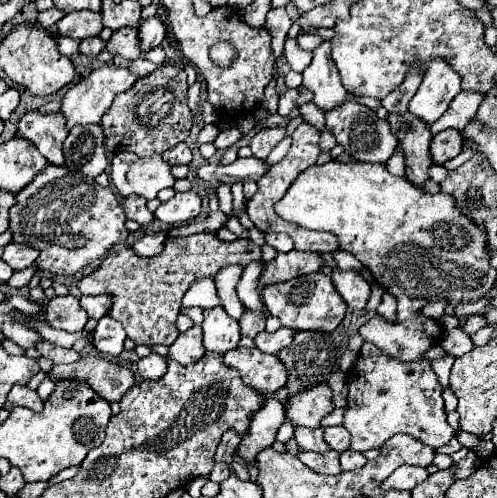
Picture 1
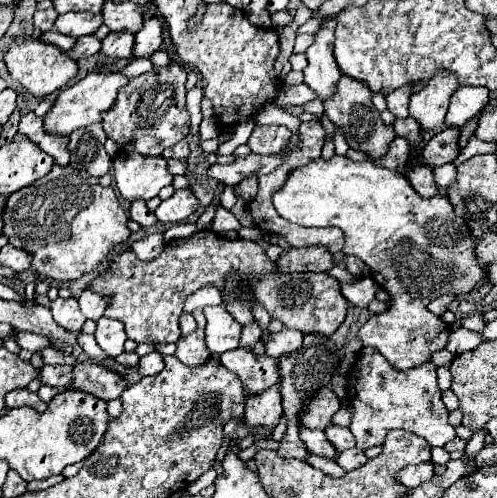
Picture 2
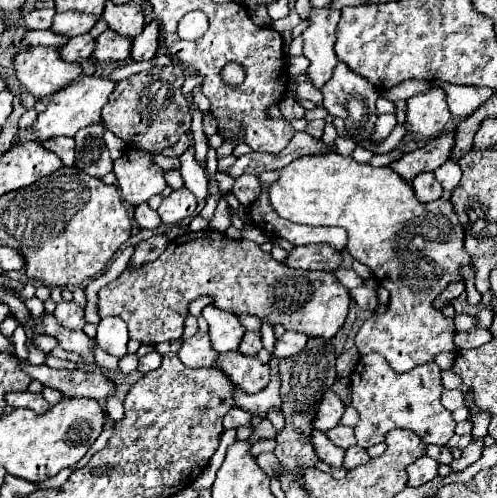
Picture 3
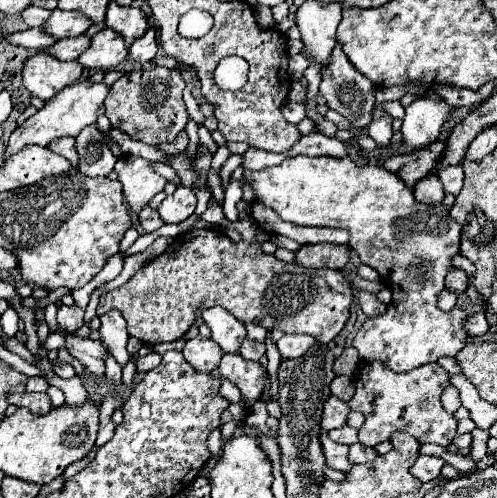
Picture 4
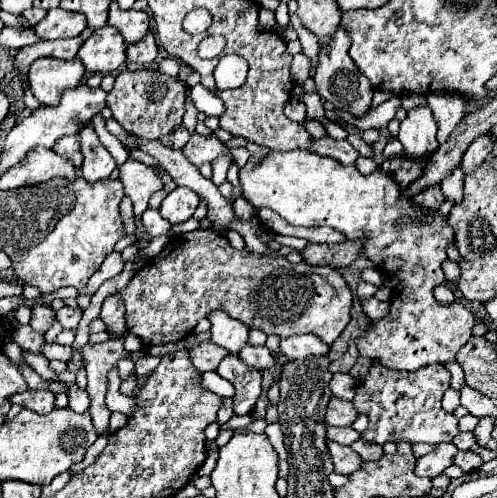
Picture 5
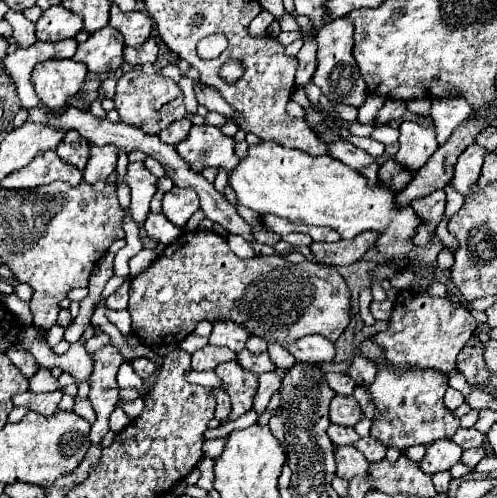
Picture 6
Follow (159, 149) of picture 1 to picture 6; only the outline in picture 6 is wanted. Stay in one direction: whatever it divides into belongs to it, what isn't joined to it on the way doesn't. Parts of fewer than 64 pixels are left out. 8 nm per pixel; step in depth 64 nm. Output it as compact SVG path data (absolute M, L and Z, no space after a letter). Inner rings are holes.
M126 72L118 78L114 108L120 114L120 122L128 126L142 128L146 134L158 134L160 130L168 128L172 122L182 120L186 116L182 104L182 90L178 84L160 72L144 74L144 72Z

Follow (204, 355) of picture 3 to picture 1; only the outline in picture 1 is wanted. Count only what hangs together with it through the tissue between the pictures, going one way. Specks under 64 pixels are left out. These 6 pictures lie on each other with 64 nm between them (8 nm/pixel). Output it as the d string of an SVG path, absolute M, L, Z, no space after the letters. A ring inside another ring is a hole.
M194 324L190 330L182 332L176 342L170 346L168 358L176 360L182 366L190 366L196 360L200 360L200 356L204 354L204 346L202 346L202 328L198 324Z

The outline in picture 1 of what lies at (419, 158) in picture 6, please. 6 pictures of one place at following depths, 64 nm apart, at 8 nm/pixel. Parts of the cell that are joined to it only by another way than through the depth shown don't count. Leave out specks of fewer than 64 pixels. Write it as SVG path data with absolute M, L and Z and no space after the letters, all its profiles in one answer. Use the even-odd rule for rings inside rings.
M432 58L426 64L418 92L410 100L410 112L426 124L432 124L448 110L448 104L460 90L460 76L448 60Z

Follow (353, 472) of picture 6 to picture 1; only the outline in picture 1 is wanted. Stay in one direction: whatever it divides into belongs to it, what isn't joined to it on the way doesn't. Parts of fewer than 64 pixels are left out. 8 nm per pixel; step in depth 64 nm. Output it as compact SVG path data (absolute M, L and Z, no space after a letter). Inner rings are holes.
M296 428L296 444L300 450L312 450L312 452L328 452L328 446L322 438L322 428Z

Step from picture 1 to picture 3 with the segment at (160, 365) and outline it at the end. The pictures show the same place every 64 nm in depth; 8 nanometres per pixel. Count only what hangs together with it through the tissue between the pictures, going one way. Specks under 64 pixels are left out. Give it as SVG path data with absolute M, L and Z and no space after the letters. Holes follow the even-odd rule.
M150 352L150 354L146 354L146 356L140 358L138 370L140 370L142 374L146 374L146 372L152 372L152 370L160 368L160 364L162 364L162 356L160 356L158 352Z

